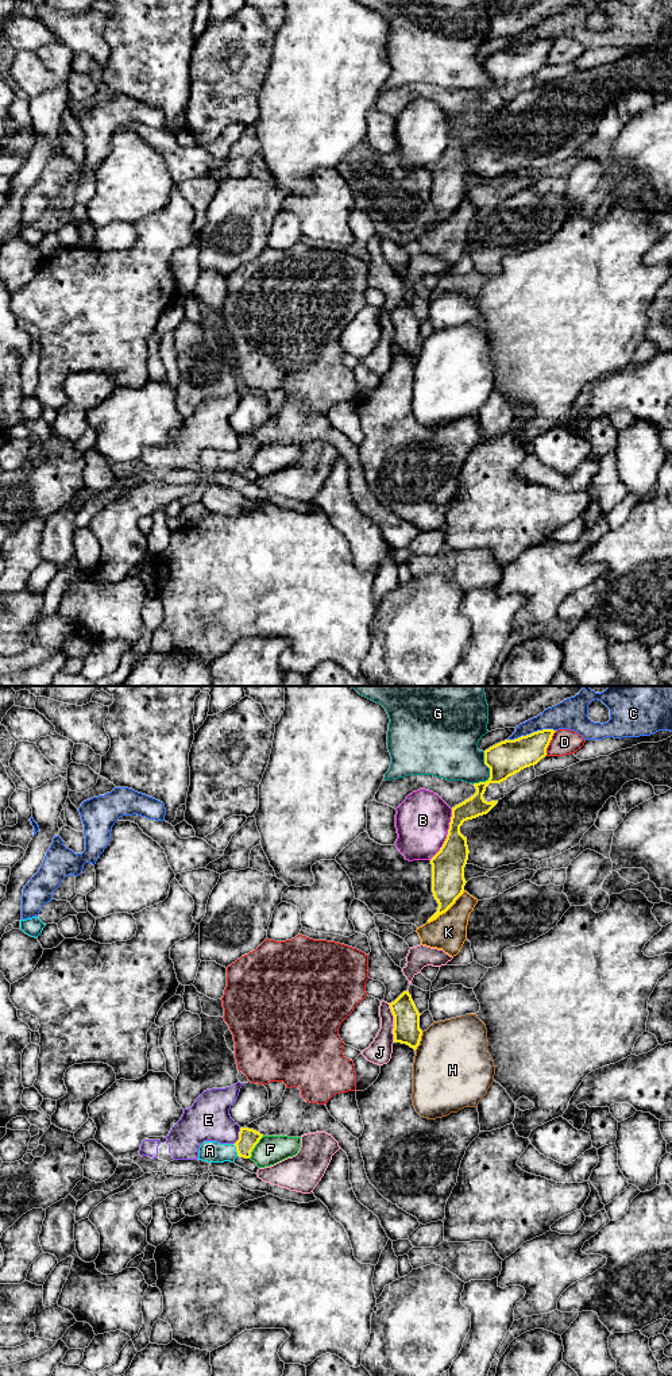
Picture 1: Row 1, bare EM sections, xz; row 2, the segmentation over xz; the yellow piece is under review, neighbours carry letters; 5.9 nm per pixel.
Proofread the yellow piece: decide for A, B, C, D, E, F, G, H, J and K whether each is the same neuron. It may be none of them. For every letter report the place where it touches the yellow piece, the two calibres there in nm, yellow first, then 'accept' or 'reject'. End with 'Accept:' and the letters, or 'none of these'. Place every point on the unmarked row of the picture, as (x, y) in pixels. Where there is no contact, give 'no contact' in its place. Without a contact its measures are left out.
A: meets yellow in xz at (236, 458); 110 nm thick on the yellow side, 130 nm on the other; accept
B: meets yellow in xz at (447, 143); 190 nm thick on the yellow side, 320 nm on the other; reject
C: meets yellow in xz at (533, 41); 200 nm thick on the yellow side, 180 nm on the other; reject
D: meets yellow in xz at (549, 50); 200 nm thick on the yellow side, 160 nm on the other; reject
E: meets yellow in xz at (239, 444); 110 nm thick on the yellow side, 260 nm on the other; reject
F: meets yellow in xz at (254, 455); 110 nm thick on the yellow side, 170 nm on the other; reject
G: meets yellow in xz at (490, 81); 200 nm thick on the yellow side, 300 nm on the other; reject
H: meets yellow in xz at (420, 349); 160 nm thick on the yellow side, 460 nm on the other; reject
J: meets yellow in xz at (394, 331); 160 nm thick on the yellow side, 140 nm on the other; reject
K: meets yellow in xz at (447, 218); 200 nm thick on the yellow side, 220 nm on the other; reject
Accept: A

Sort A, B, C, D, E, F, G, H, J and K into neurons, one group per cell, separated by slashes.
A / B / C / D / E / F / G / H / J / K

